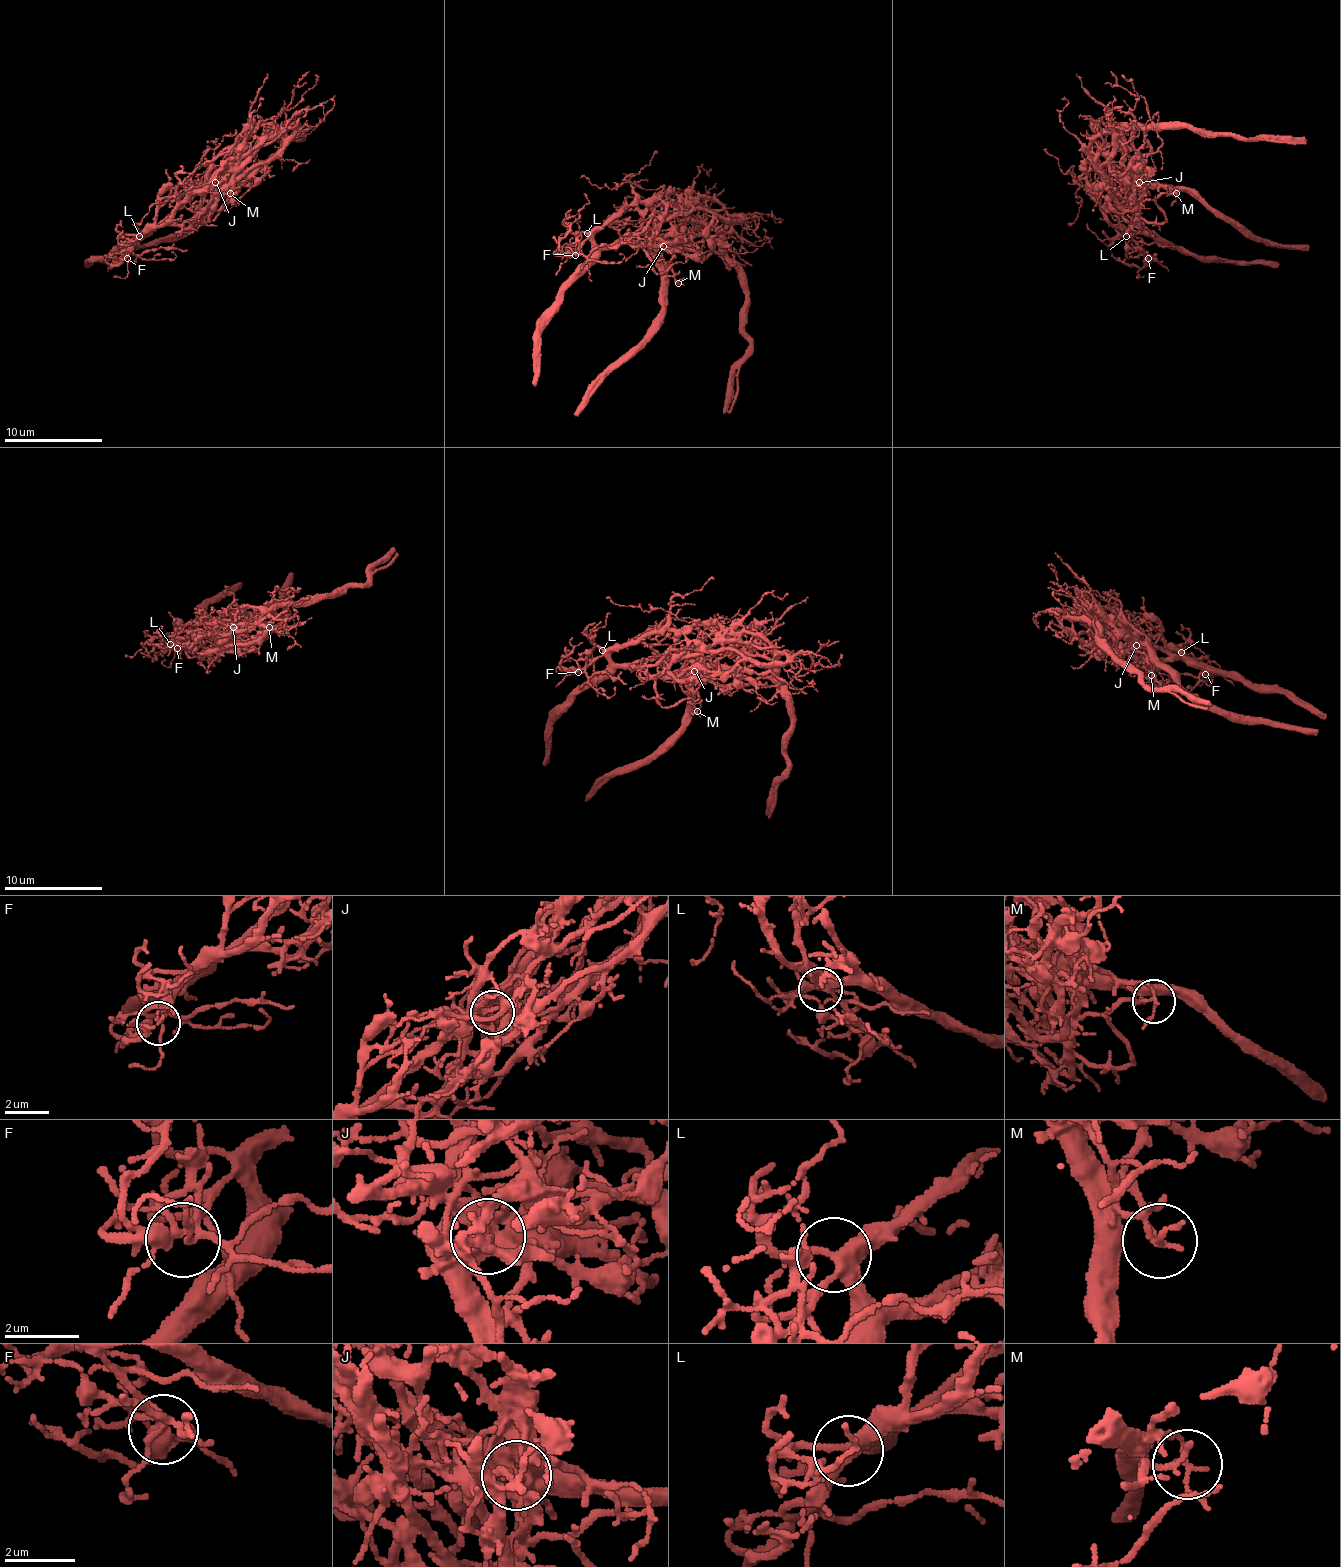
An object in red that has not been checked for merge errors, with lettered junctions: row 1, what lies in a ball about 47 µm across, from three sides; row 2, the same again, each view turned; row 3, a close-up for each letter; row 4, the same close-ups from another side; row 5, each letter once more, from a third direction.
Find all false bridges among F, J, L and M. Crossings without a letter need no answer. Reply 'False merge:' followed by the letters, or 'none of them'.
False merge: J, M

